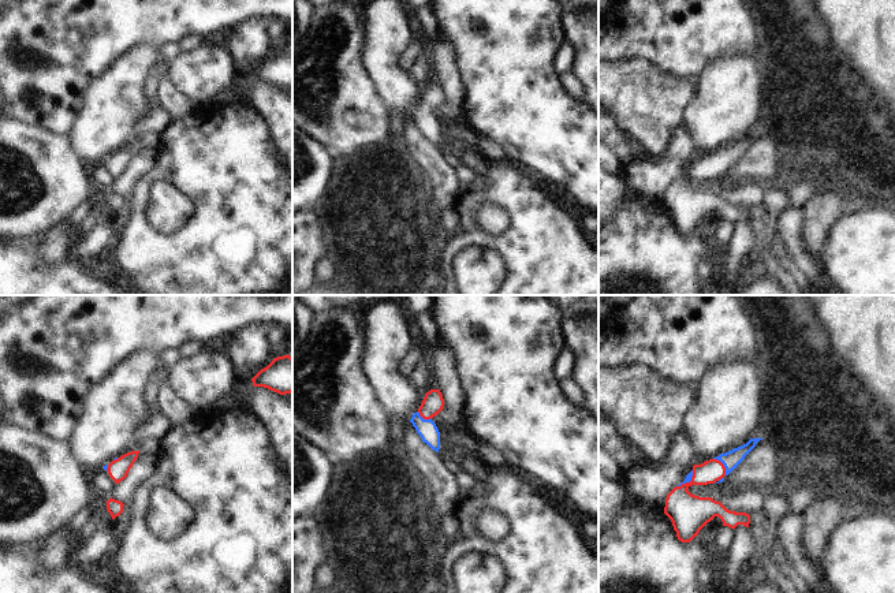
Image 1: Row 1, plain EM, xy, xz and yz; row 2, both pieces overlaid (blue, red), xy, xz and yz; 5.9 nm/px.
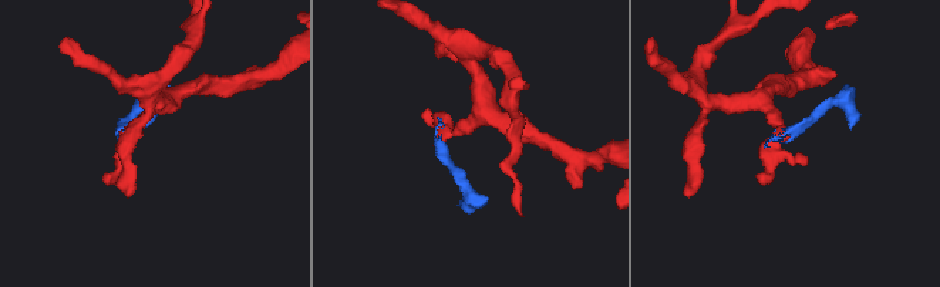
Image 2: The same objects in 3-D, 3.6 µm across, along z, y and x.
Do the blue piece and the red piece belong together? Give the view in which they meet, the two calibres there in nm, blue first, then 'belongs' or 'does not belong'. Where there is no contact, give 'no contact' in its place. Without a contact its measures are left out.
yz | 100/140 nm | belongs

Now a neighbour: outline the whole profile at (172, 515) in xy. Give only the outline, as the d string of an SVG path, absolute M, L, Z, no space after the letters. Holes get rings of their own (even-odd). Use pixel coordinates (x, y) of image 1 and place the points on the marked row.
M169 486L153 492L153 504L148 521L165 541L182 537L197 521L197 511L191 503Z

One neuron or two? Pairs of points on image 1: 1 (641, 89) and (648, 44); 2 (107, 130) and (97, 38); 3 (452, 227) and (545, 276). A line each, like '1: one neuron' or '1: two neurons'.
1: two neurons
2: two neurons
3: two neurons

